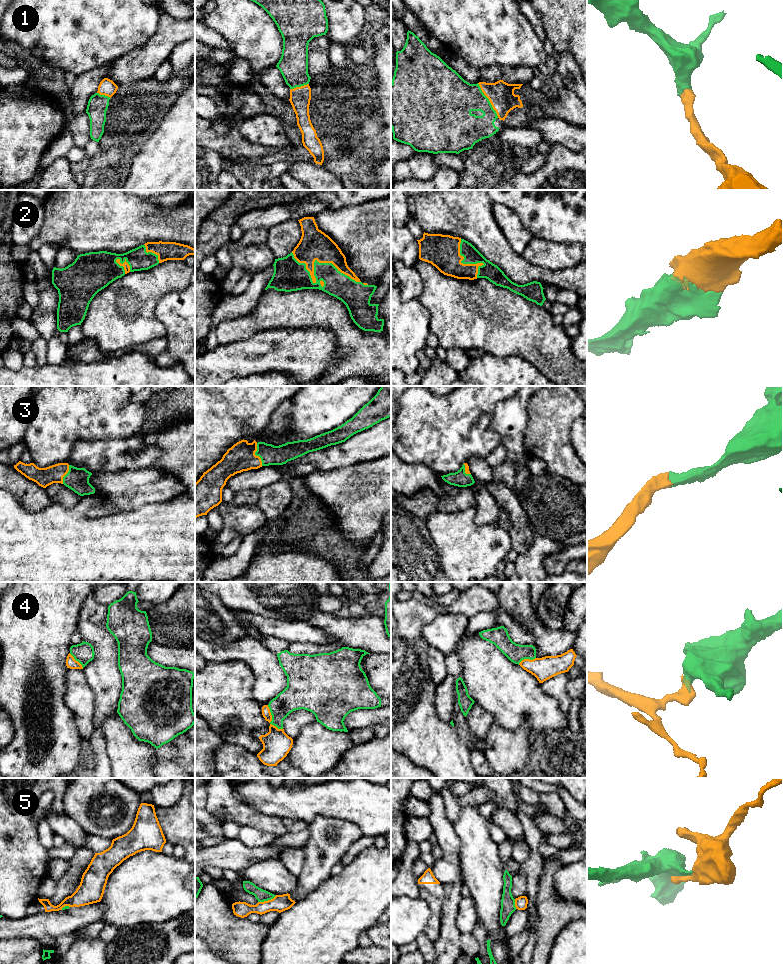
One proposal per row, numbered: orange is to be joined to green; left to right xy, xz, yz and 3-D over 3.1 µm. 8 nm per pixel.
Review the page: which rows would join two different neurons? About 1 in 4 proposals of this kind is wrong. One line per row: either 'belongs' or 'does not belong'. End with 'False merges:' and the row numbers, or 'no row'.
1: belongs
2: belongs
3: belongs
4: does not belong
5: does not belong
False merges: 4, 5

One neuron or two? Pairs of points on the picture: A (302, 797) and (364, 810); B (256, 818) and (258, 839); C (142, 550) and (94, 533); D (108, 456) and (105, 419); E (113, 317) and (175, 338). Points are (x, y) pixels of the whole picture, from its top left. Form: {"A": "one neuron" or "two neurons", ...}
{"A": "one neuron", "B": "two neurons", "C": "one neuron", "D": "two neurons", "E": "two neurons"}

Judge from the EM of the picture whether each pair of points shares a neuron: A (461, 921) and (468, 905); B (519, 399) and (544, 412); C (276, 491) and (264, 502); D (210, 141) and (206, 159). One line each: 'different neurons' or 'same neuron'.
A: same neuron
B: different neurons
C: same neuron
D: different neurons

